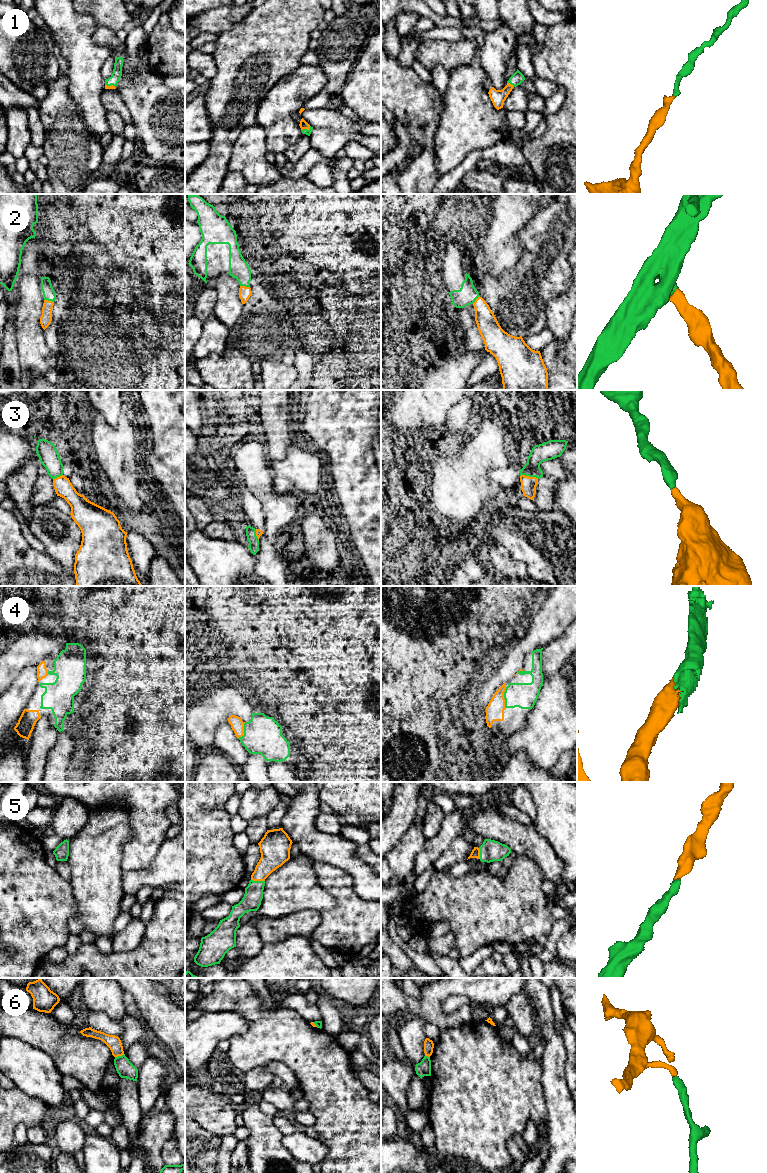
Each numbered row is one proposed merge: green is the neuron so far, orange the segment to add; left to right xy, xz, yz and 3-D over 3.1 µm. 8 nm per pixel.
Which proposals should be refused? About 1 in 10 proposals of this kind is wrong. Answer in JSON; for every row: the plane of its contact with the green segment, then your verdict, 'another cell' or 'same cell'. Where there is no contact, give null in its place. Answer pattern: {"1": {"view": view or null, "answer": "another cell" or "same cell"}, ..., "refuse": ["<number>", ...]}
{"1": {"view": "yz", "answer": "same cell"}, "2": {"view": "xy", "answer": "same cell"}, "3": {"view": "yz", "answer": "same cell"}, "4": {"view": "yz", "answer": "same cell"}, "5": {"view": "xz", "answer": "same cell"}, "6": {"view": "xy", "answer": "another cell"}, "refuse": ["6"]}

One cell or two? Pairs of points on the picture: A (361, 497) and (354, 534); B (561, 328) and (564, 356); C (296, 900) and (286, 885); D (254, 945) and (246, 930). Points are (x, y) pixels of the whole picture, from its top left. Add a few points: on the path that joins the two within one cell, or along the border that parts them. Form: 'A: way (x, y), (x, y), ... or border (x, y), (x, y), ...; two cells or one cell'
A: way (361, 506), (361, 525); one cell
B: border (553, 340), (557, 340), (562, 345), (566, 341); two cells
C: way (294, 896), (287, 889); one cell
D: way (250, 941), (246, 934); one cell

